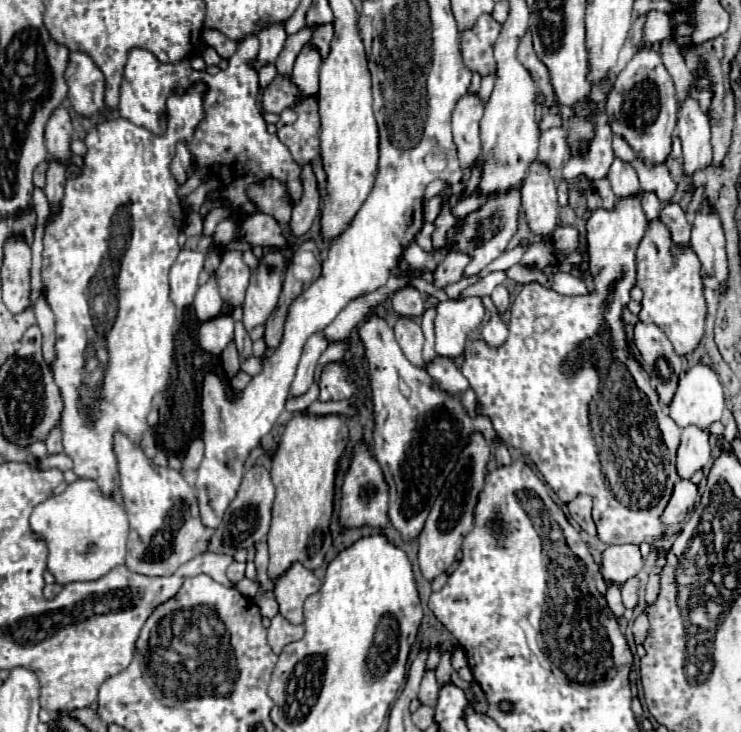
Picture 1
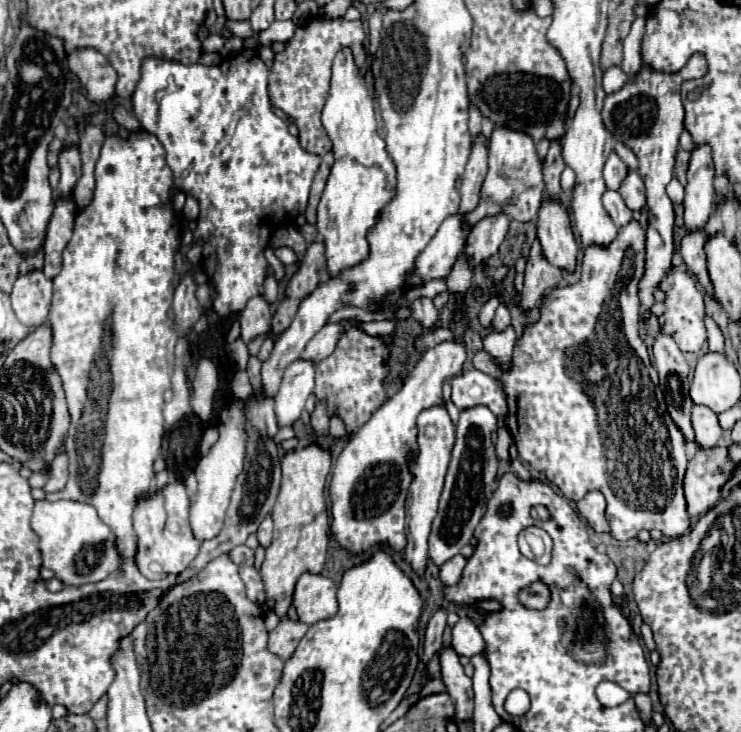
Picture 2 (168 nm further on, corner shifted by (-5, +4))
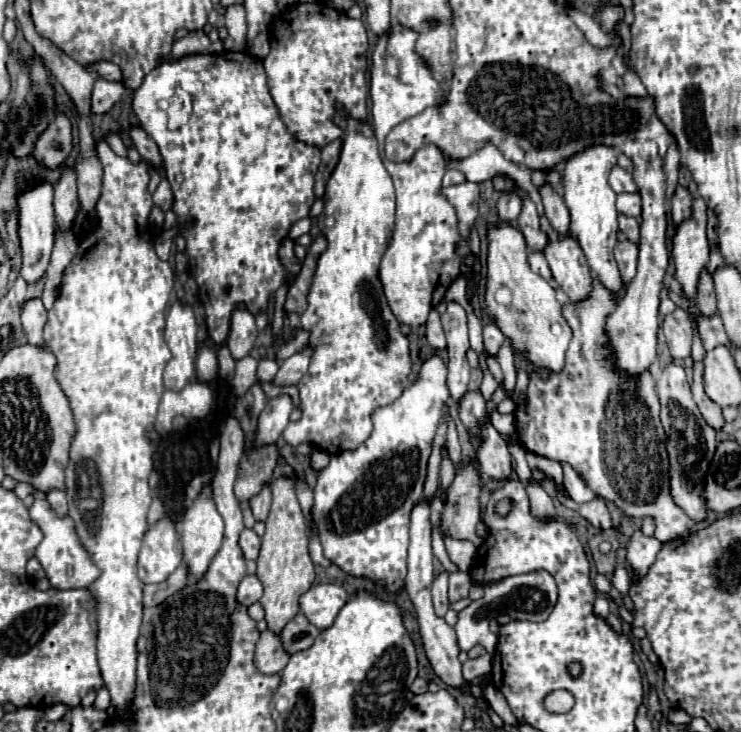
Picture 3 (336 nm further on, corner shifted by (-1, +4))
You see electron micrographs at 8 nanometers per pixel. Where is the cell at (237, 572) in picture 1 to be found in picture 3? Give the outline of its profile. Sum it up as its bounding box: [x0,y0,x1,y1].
[237,576,263,606]

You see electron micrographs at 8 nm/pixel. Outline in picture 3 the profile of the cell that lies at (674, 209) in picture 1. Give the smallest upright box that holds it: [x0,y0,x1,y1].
[697,270,717,316]

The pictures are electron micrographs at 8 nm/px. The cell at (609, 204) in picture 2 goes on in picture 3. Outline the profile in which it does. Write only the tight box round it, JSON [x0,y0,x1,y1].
[619,216,639,244]

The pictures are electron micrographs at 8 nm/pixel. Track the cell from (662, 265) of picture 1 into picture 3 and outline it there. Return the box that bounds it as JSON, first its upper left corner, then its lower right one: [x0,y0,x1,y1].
[663,308,693,358]

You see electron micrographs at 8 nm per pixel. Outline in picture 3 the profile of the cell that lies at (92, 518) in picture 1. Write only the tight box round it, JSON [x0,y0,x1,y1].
[29,500,101,590]

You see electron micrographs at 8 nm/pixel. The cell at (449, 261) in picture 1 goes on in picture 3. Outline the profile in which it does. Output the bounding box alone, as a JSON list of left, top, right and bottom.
[495,192,523,222]

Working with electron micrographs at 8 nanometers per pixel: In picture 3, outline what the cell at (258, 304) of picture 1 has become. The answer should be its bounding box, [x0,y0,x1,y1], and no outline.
[227,310,257,360]

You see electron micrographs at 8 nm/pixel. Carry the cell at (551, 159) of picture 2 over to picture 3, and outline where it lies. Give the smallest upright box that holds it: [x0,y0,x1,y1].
[541,184,569,238]

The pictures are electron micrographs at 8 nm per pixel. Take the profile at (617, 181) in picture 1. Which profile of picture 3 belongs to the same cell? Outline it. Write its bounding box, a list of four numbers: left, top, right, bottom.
[617,194,641,218]

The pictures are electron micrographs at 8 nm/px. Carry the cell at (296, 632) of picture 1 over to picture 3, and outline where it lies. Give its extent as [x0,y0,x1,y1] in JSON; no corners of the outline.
[255,630,289,674]

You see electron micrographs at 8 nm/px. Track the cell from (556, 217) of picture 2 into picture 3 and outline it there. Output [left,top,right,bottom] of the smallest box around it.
[545,236,593,302]

